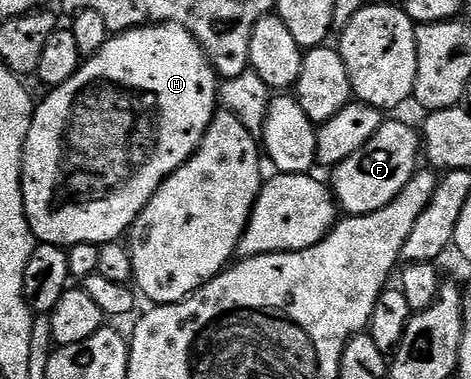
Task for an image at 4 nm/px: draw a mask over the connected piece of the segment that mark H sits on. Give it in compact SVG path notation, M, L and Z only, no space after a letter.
M144 25L141 29L129 29L108 36L105 47L80 64L79 69L65 83L54 86L43 102L33 109L27 142L23 148L23 202L27 212L27 222L36 242L45 245L70 247L81 243L101 246L111 241L119 241L130 230L139 213L153 199L161 183L173 175L199 149L201 139L217 112L217 74L207 52L197 43L197 39L180 25Z

